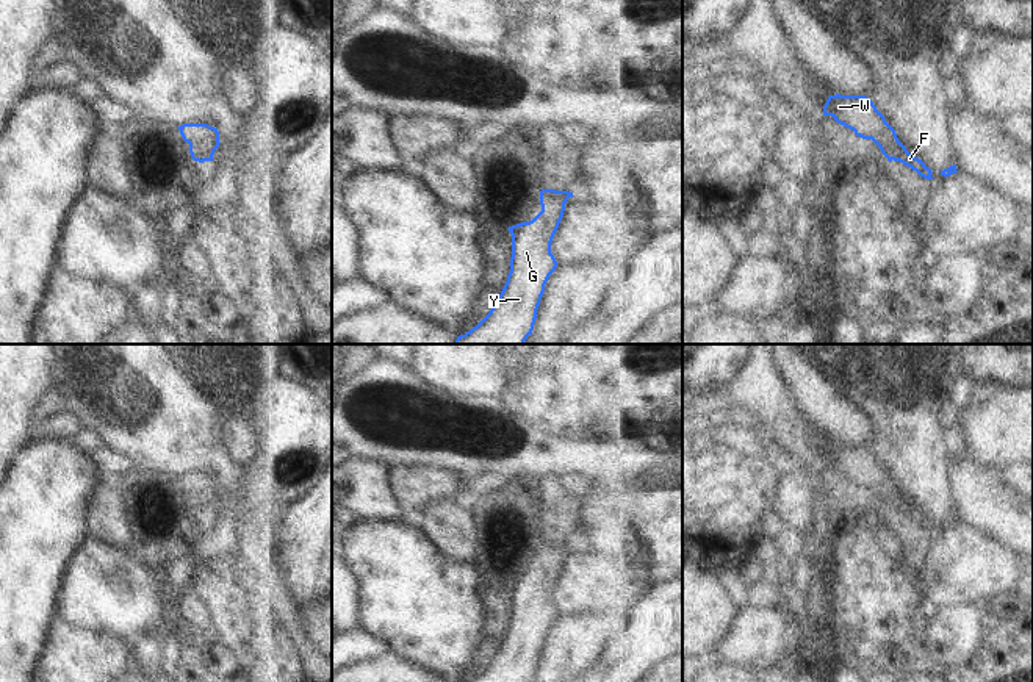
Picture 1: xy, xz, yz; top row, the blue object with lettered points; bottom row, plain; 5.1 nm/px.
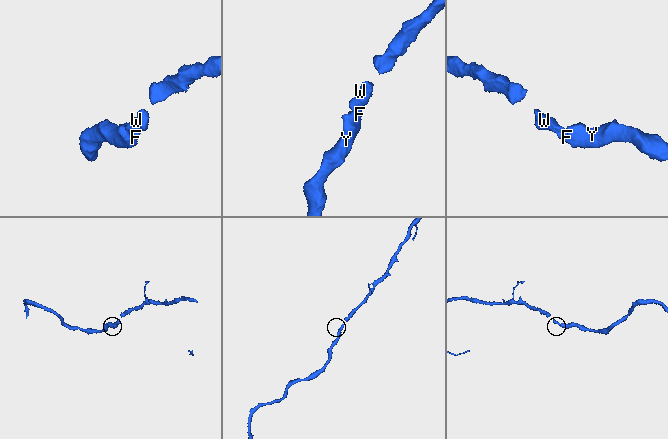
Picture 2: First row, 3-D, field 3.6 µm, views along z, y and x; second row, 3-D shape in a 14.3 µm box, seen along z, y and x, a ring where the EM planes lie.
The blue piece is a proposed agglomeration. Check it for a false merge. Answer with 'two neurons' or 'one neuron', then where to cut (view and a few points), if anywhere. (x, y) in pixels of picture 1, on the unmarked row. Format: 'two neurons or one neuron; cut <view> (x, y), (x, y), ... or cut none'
one neuron; cut none

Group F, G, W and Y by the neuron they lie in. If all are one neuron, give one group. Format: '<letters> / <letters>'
F G W Y

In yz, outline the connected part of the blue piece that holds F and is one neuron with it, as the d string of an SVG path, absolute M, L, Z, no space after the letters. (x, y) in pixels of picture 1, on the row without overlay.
M830 446L823 457L823 466L831 466L837 474L853 480L862 490L872 490L887 512L900 512L920 527L933 530L931 519L906 501L898 491L895 480L886 472L869 447Z

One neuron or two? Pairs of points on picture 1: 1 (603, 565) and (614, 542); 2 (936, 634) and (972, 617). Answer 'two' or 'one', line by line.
1: two
2: one

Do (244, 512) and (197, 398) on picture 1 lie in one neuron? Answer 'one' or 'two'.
one

